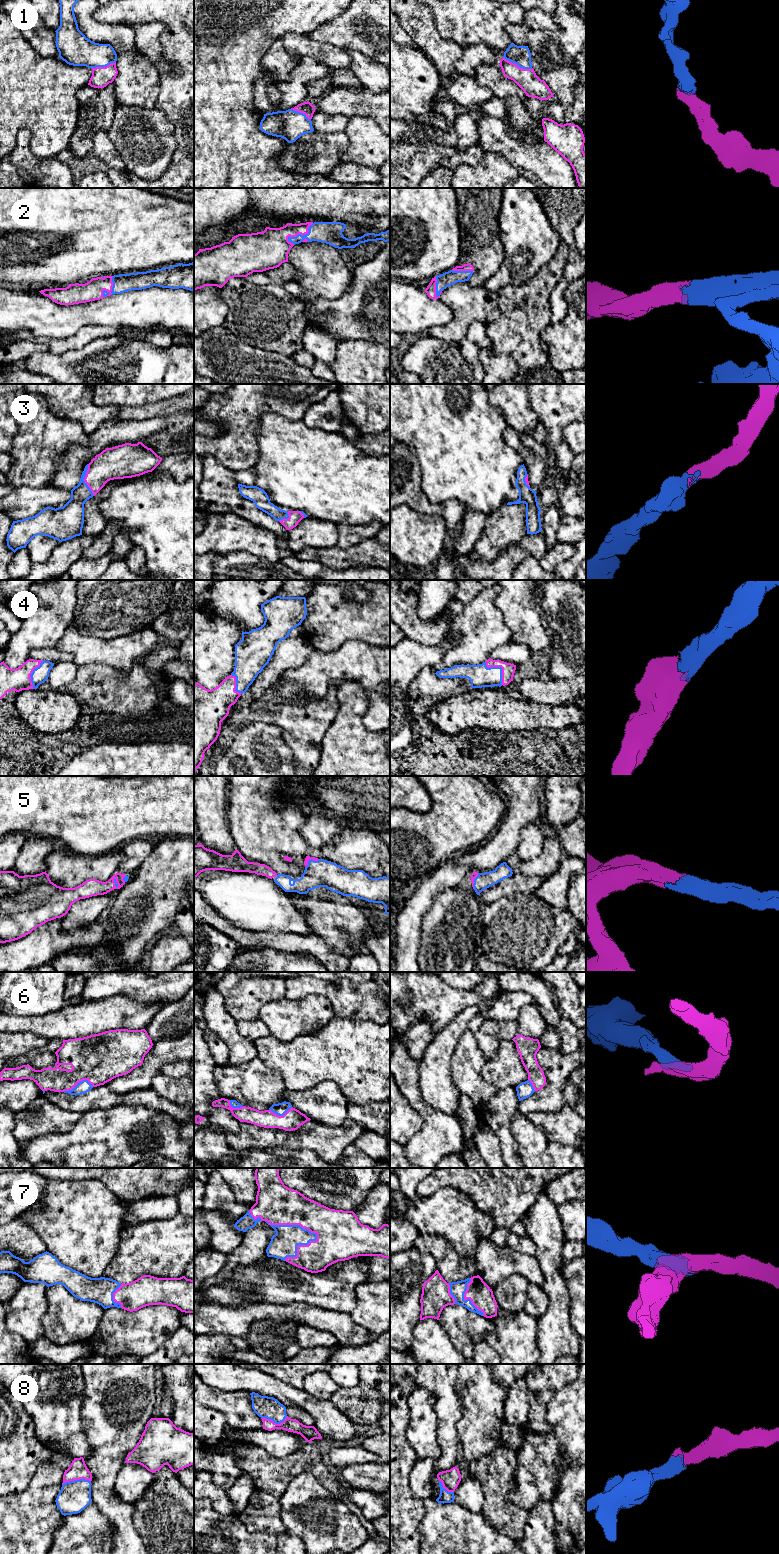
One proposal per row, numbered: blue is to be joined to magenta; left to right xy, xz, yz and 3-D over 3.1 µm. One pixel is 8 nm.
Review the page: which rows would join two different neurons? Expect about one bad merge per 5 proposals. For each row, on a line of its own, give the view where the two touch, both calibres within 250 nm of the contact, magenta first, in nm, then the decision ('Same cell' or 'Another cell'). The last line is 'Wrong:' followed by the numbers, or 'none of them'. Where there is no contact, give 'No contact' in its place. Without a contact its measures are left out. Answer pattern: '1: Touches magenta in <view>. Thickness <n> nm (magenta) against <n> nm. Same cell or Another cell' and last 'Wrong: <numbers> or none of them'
1: Touches magenta in yz. Thickness 170 nm (magenta) against 160 nm. Same cell
2: Touches magenta in xz. Thickness 280 nm (magenta) against 180 nm. Same cell
3: Touches magenta in xy. Thickness 240 nm (magenta) against 160 nm. Same cell
4: Touches magenta in yz. Thickness 110 nm (magenta) against 180 nm. Same cell
5: Touches magenta in xz. Thickness 40 nm (magenta) against 220 nm. Same cell
6: Touches magenta in xy. Thickness 400 nm (magenta) against 100 nm. Same cell
7: Touches magenta in xz. Thickness 320 nm (magenta) against 220 nm. Same cell
8: Touches magenta in xy. Thickness 150 nm (magenta) against 260 nm. Same cell
Wrong: none of them

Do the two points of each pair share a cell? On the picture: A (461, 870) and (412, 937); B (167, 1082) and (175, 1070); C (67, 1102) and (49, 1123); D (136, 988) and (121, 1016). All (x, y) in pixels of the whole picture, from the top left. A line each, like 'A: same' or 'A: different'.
A: same
B: different
C: different
D: different

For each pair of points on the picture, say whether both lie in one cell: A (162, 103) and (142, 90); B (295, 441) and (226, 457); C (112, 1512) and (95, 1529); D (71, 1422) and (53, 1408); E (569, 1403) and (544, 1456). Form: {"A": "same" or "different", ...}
{"A": "different", "B": "different", "C": "different", "D": "same", "E": "same"}

